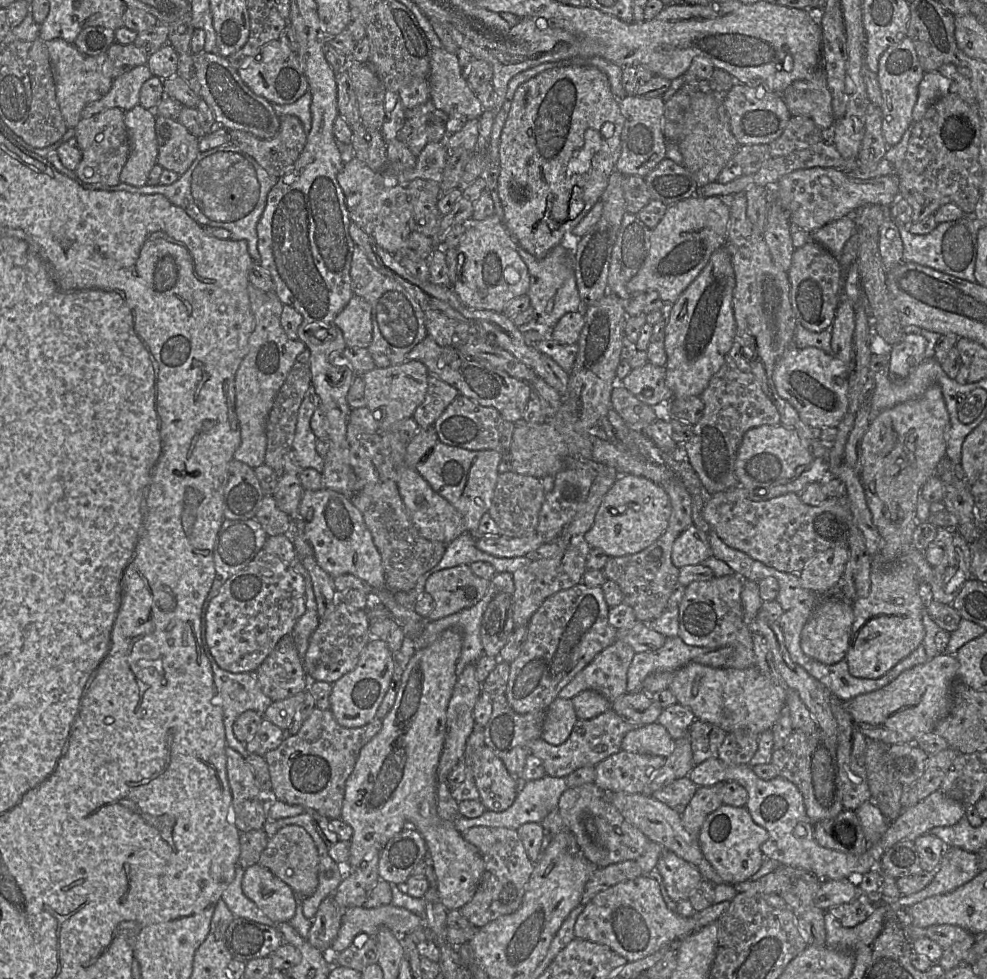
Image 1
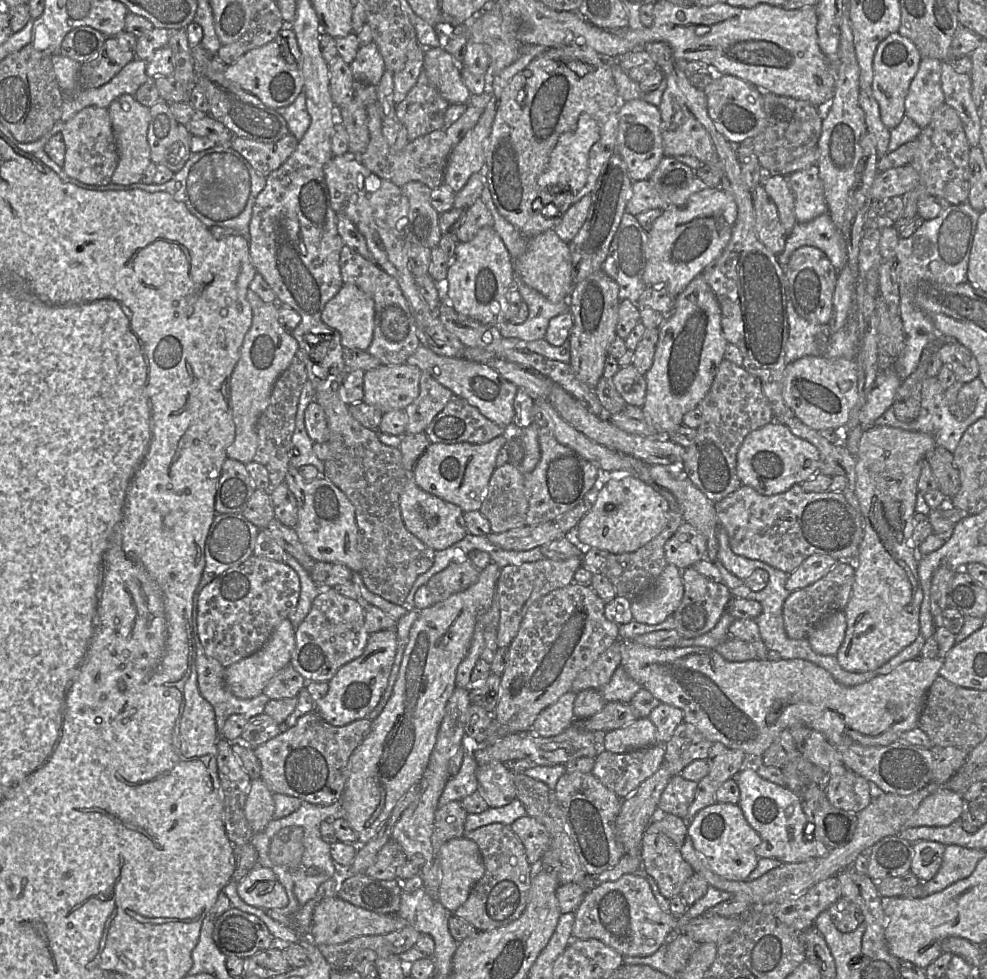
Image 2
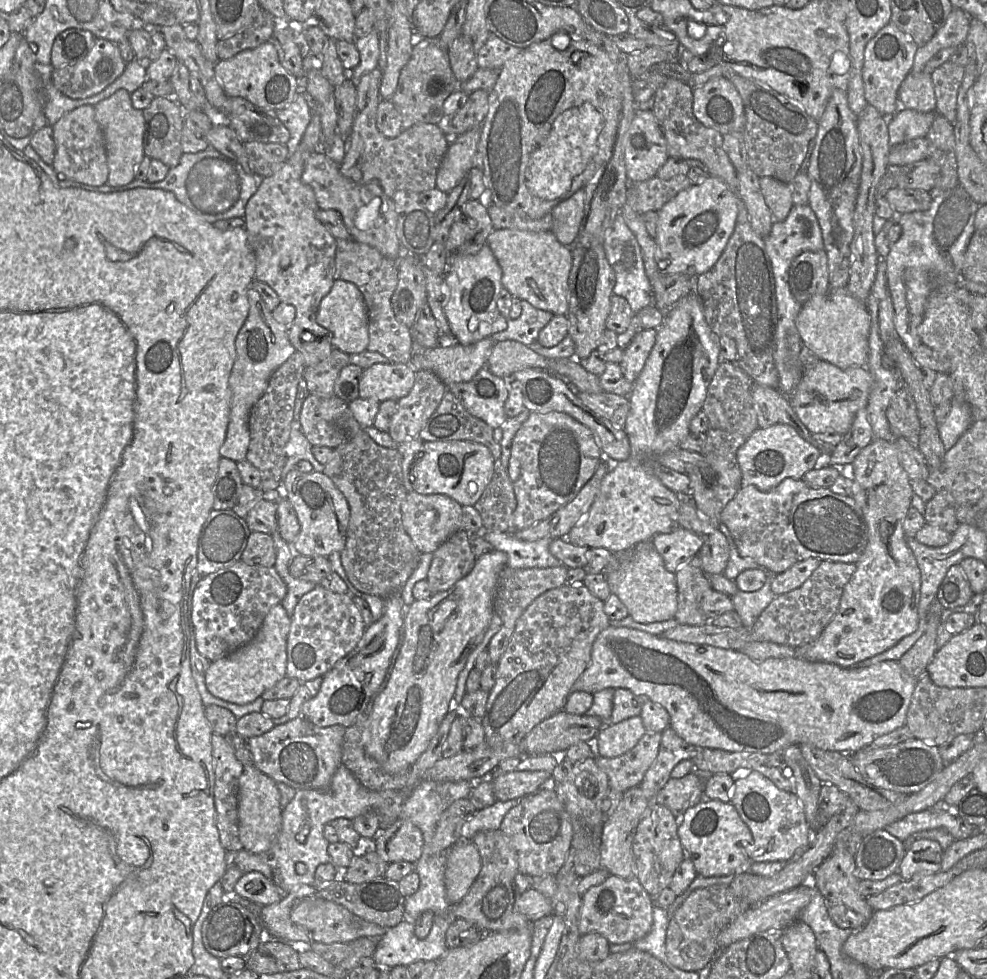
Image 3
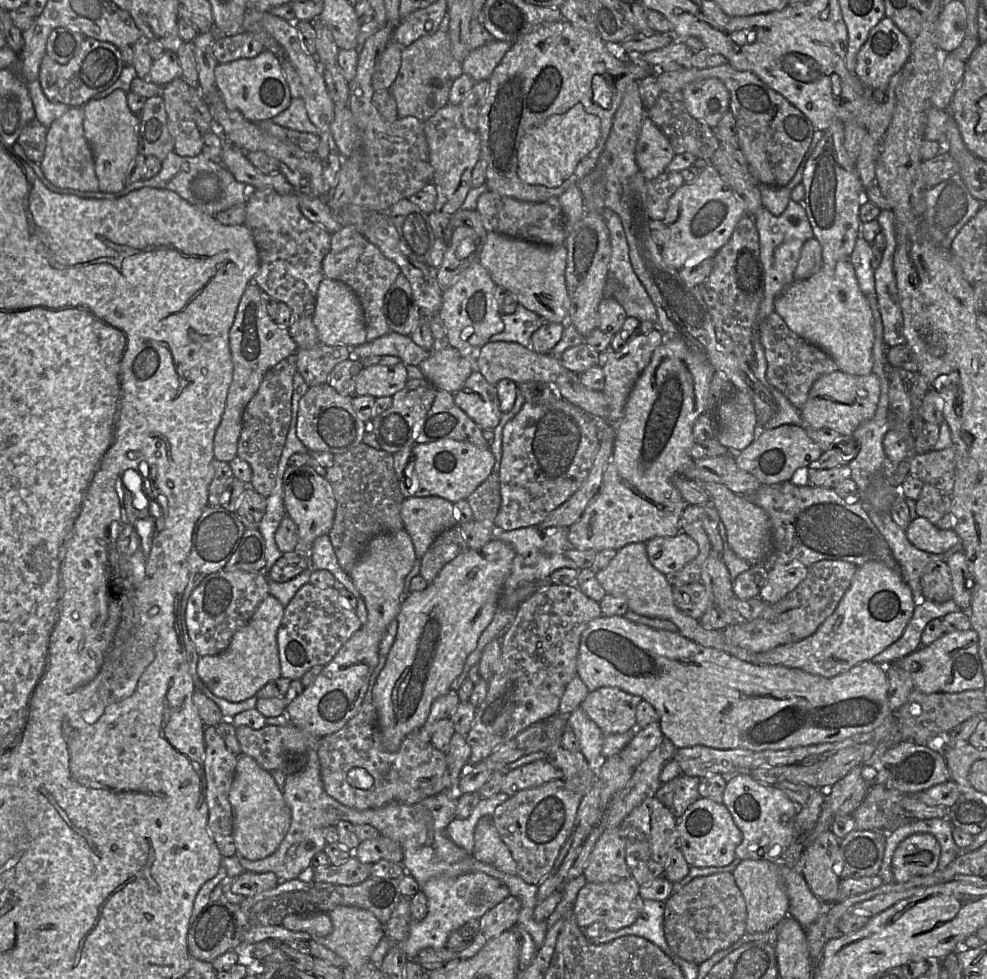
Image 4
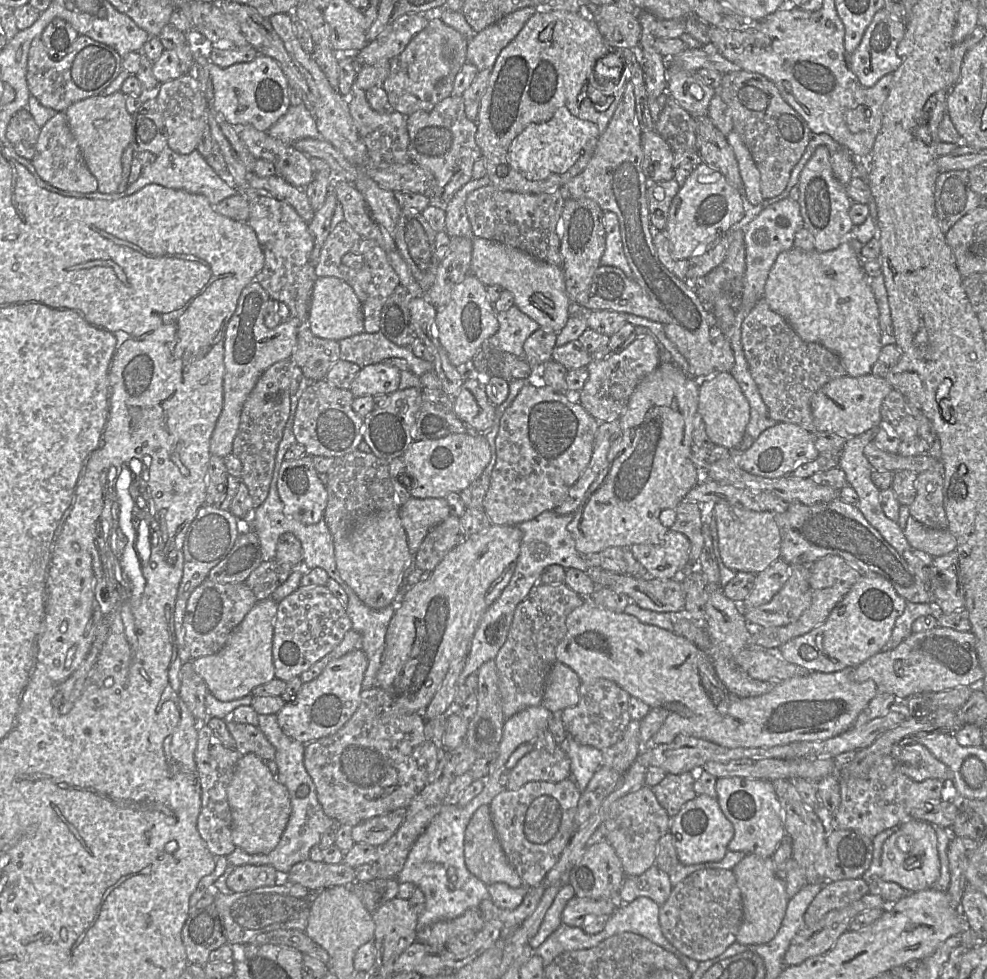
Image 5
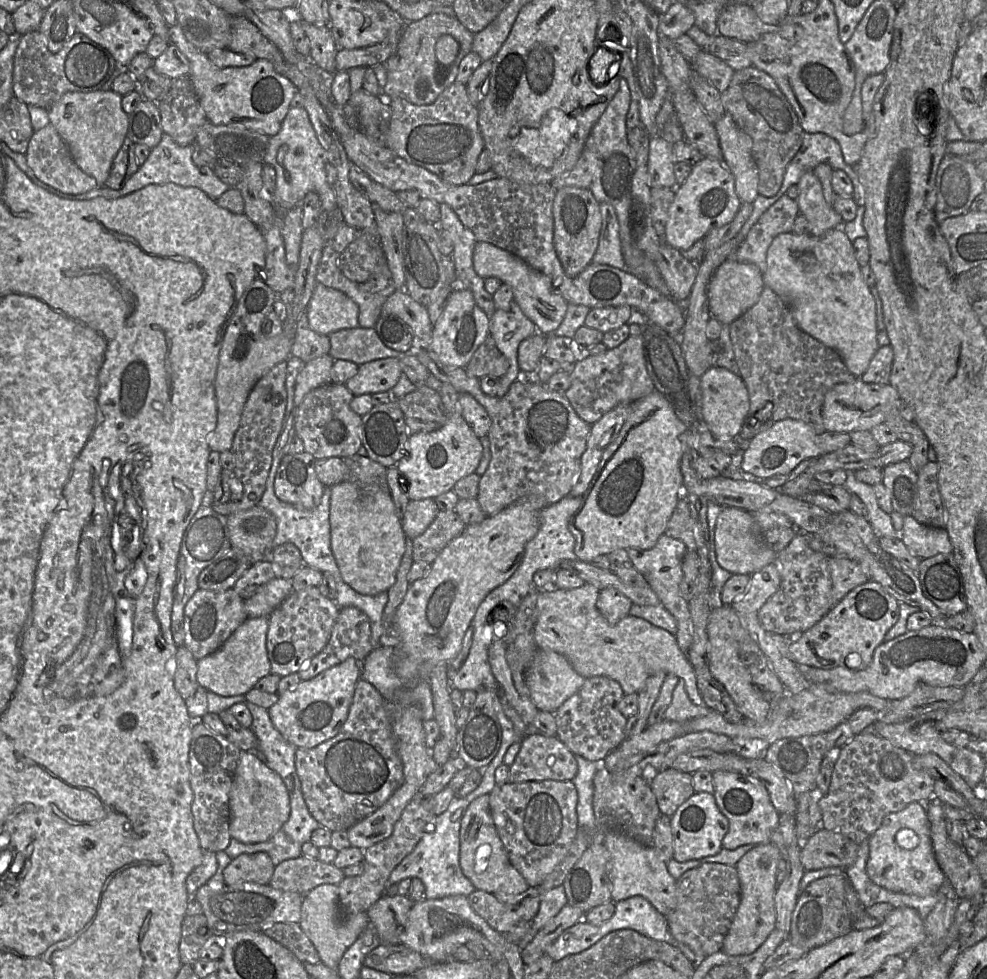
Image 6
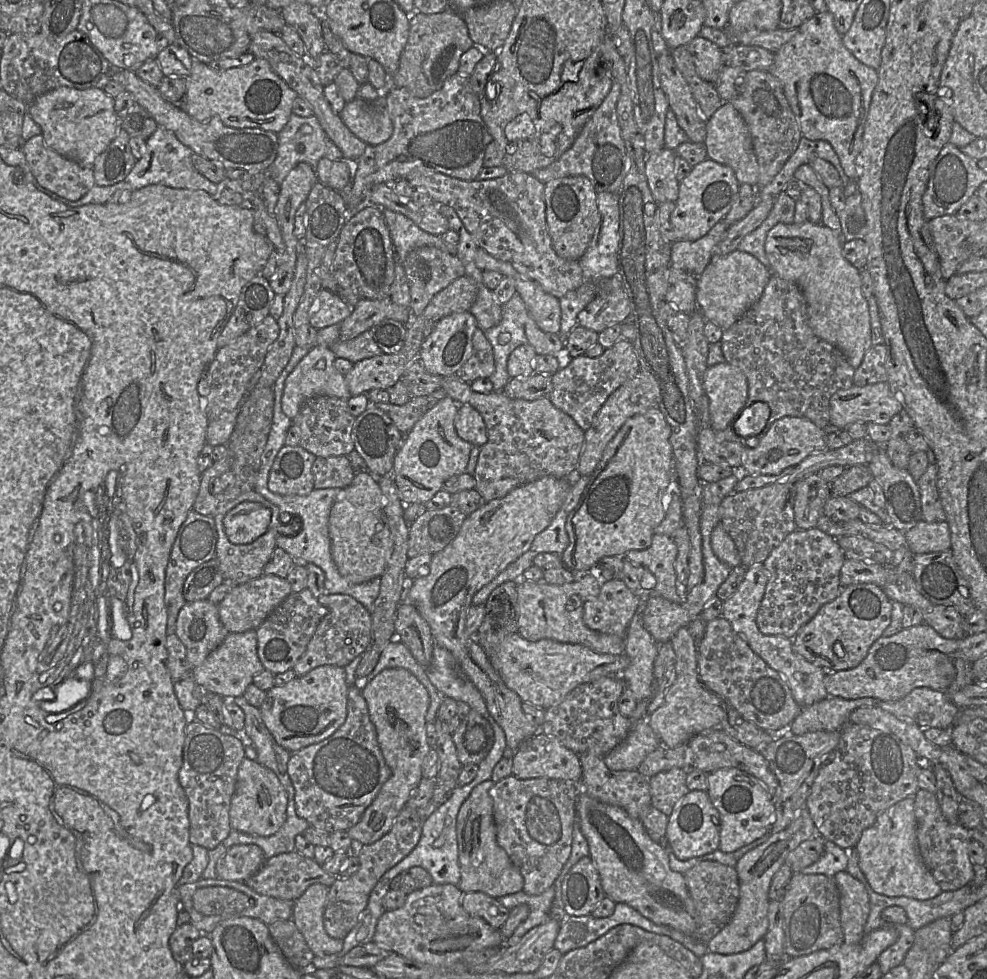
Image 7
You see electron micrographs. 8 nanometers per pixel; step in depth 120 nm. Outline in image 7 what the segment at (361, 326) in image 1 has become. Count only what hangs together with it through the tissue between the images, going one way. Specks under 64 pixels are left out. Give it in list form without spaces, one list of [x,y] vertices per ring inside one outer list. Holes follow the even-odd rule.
[[[321,289],[310,308],[310,324],[317,330],[340,324],[349,317],[353,308],[349,307],[335,293]]]

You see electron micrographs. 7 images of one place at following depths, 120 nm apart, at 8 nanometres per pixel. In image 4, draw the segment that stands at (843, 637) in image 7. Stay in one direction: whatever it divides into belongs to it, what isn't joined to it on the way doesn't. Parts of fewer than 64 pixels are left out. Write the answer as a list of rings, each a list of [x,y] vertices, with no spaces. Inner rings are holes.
[[[877,561],[857,567],[851,584],[834,612],[811,636],[769,651],[754,653],[752,664],[779,665],[830,678],[848,671],[895,642],[909,623],[915,603],[909,585],[898,570]]]

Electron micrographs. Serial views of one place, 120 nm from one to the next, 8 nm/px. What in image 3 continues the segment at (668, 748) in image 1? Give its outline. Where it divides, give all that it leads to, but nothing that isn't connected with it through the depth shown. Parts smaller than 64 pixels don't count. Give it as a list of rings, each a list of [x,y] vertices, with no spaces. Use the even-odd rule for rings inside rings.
[[[636,716],[613,725],[604,725],[593,743],[600,757],[614,758],[634,748],[646,733],[641,716]]]

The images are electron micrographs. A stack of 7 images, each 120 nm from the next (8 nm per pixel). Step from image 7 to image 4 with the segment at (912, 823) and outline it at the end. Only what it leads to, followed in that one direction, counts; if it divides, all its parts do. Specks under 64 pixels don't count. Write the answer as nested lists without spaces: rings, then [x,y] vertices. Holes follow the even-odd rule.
[[[929,833],[912,834],[895,849],[891,869],[895,882],[933,873],[939,864],[941,846]]]

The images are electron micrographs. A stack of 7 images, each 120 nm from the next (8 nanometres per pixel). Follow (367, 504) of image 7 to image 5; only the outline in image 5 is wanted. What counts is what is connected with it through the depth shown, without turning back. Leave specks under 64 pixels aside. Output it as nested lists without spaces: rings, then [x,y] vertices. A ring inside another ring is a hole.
[[[399,510],[377,511],[359,519],[347,536],[334,541],[334,552],[340,577],[364,604],[373,609],[392,604],[411,561]]]

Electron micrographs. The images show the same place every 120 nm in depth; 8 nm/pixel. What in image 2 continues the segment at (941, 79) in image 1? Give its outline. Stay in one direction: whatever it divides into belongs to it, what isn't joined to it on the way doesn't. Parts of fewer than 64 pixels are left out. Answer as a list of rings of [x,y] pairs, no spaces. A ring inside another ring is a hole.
[[[922,57],[904,101],[905,115],[921,129],[929,124],[933,113],[944,103],[941,66],[942,61],[938,59]]]

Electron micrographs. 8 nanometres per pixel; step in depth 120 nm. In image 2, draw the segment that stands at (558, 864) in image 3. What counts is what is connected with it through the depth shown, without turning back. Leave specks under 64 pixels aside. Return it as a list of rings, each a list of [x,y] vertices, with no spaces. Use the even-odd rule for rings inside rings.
[[[526,815],[517,819],[510,827],[524,845],[528,862],[532,865],[540,860],[550,843],[545,826],[535,818]]]

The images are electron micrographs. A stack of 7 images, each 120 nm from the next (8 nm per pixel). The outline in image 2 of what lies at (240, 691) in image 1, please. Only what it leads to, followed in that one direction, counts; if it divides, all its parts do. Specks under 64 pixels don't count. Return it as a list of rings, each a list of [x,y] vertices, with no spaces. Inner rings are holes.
[[[199,641],[196,644],[195,665],[200,694],[213,707],[219,737],[225,721],[233,714],[240,714],[250,719],[264,713],[265,705],[270,700],[264,693],[252,699],[239,699],[226,687],[225,668],[214,658],[205,654]]]

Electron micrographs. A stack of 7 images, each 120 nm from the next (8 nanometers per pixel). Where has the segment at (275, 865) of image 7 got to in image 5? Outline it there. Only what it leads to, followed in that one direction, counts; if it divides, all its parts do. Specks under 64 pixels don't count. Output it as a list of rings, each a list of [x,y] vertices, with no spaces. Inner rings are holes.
[[[310,859],[293,865],[282,879],[300,884],[310,892],[319,892],[333,886],[350,886],[356,882],[354,868],[345,863],[328,864]]]

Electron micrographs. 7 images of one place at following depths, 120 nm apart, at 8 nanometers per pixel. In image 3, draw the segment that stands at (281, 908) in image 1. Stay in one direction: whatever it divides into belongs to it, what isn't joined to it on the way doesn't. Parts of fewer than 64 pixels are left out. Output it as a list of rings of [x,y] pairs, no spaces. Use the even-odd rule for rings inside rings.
[[[260,872],[243,874],[235,884],[234,892],[260,906],[279,903],[284,895],[274,882]]]

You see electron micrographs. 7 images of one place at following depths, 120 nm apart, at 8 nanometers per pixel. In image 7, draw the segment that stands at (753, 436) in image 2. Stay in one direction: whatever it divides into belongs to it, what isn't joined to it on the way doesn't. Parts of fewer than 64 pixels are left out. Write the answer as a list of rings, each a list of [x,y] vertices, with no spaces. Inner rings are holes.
[[[785,416],[771,425],[757,446],[745,447],[742,468],[747,475],[776,475],[788,467],[796,467],[808,456],[827,449],[827,434],[823,429],[808,418]]]

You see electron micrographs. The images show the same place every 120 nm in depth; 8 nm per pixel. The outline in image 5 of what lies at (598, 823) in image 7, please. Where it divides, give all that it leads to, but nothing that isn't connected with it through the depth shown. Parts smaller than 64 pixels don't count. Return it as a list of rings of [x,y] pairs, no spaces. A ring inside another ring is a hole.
[[[655,864],[639,876],[625,876],[617,897],[622,903],[630,903],[644,896],[662,906],[672,889],[669,874]]]

